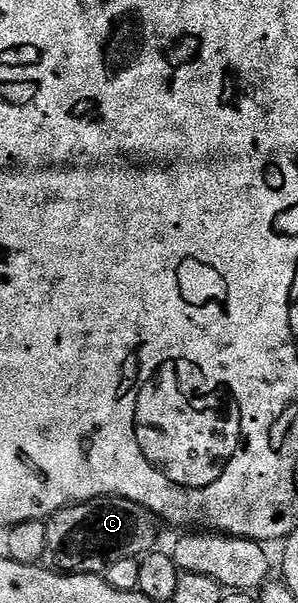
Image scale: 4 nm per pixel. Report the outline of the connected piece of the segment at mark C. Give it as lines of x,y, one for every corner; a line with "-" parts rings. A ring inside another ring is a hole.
111,497
93,498
66,506
45,519
45,524
48,544
44,548
41,565
71,574
93,574
118,558
138,556
155,549
159,526
149,510
127,498

